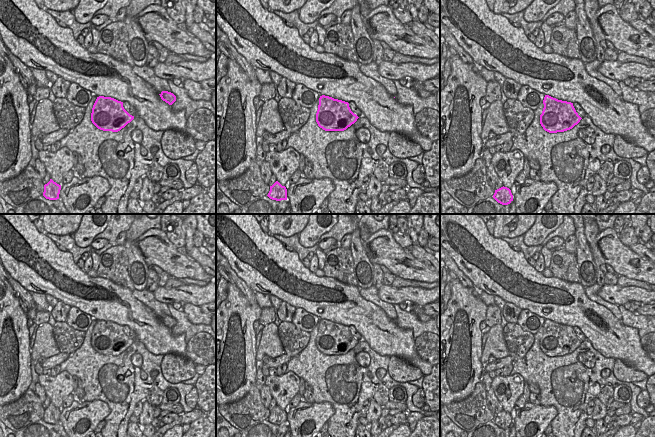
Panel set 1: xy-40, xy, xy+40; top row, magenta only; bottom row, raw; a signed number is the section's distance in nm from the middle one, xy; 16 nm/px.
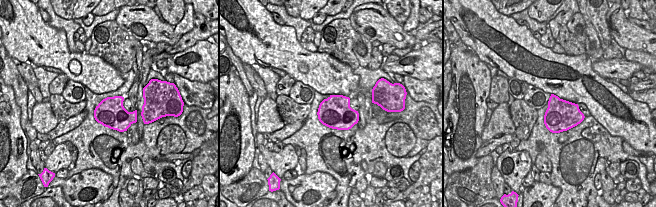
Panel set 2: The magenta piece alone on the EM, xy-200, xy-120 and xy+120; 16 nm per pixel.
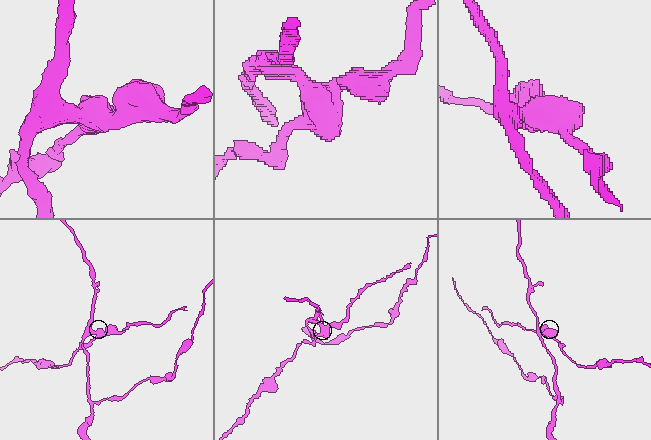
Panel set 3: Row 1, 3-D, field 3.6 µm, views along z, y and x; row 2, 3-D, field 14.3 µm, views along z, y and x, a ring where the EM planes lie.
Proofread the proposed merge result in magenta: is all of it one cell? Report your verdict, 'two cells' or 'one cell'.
two cells

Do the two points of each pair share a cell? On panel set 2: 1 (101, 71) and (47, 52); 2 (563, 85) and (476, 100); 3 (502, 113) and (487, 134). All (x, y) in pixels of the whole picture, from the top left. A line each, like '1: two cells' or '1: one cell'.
1: one cell
2: two cells
3: one cell

